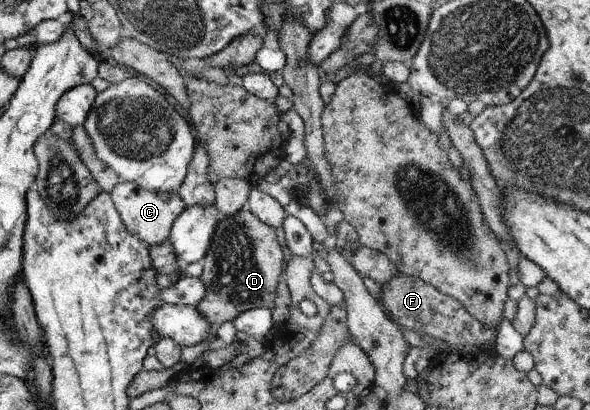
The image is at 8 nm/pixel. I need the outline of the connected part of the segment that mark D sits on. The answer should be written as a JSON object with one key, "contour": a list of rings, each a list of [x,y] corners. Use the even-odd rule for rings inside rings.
{"contour":[[[246,207],[231,216],[220,216],[211,244],[200,262],[203,270],[199,280],[205,287],[205,297],[195,306],[214,328],[224,321],[232,321],[243,311],[273,307],[276,284],[286,267],[274,228],[262,223]]]}

